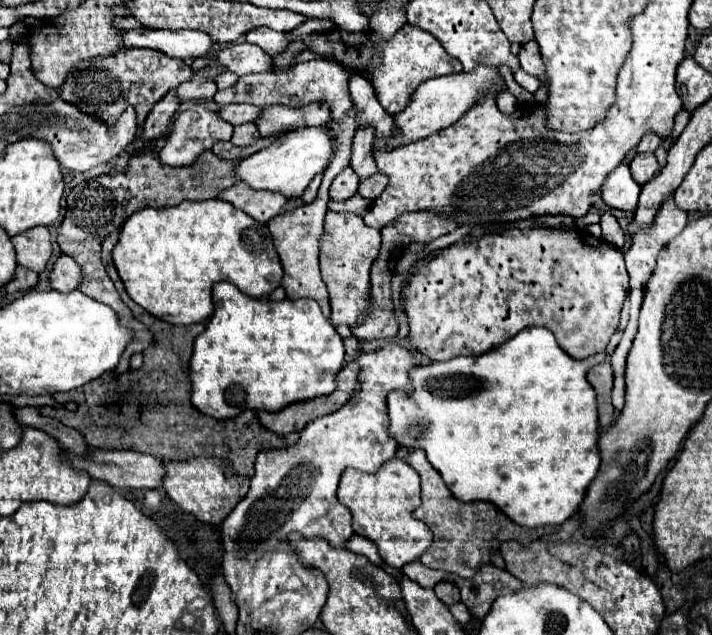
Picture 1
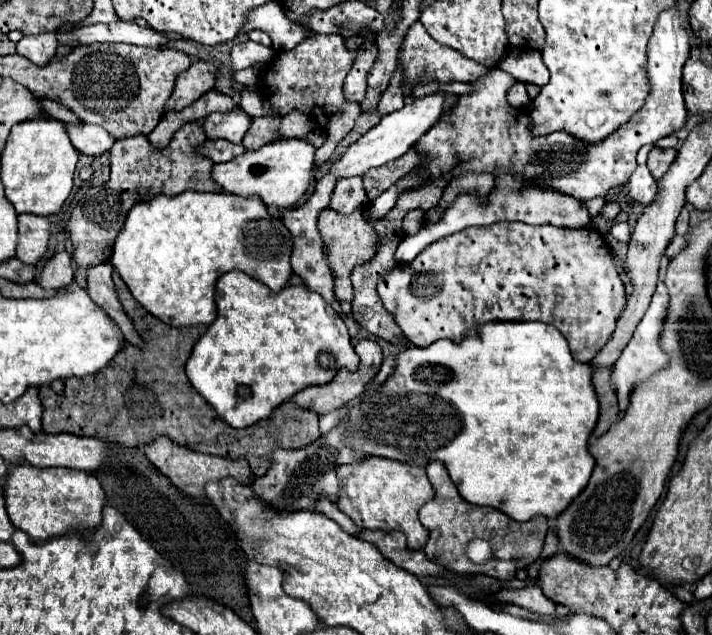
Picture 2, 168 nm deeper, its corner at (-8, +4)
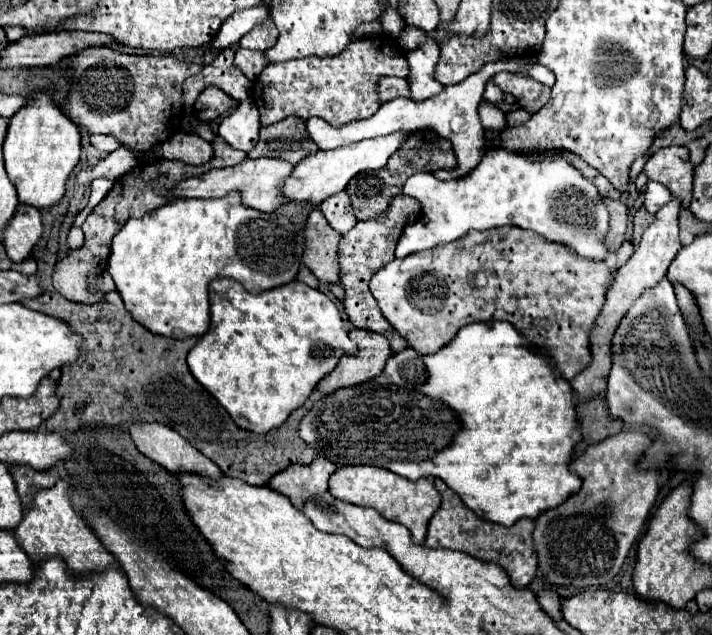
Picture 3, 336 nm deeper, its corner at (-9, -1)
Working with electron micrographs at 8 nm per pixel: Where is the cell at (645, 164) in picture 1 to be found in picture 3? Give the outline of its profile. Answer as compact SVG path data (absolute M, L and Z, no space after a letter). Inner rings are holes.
M668 146L658 150L646 162L644 172L650 180L656 180L662 186L666 186L674 196L680 196L682 207L689 209L692 200L694 166L688 158L688 148Z

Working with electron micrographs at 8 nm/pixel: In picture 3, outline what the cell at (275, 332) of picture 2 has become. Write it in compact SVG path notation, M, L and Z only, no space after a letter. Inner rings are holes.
M216 278L210 282L210 316L210 330L190 350L188 368L226 408L236 426L250 432L260 434L282 426L288 414L308 400L314 386L336 368L342 356L356 354L356 344L348 338L336 304L324 292L298 280L254 296L232 278Z

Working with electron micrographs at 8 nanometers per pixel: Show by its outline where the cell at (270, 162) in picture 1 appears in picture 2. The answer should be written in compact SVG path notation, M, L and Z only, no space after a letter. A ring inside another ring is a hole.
M283 139L269 143L261 149L247 151L233 161L219 163L211 171L211 179L231 195L241 195L241 197L251 197L257 195L265 205L287 209L293 207L299 197L307 191L311 177L313 177L313 167L315 163L315 147L309 141L303 139Z

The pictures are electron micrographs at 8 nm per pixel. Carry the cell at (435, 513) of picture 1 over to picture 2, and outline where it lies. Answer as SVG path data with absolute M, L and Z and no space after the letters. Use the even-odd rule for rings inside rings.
M431 461L427 465L427 477L435 489L435 499L425 503L419 511L419 519L421 519L423 527L429 531L429 541L425 545L427 557L437 557L437 563L441 563L457 573L489 575L499 581L513 579L517 569L531 565L539 557L539 553L543 551L543 539L549 529L545 517L537 515L525 523L517 523L513 519L509 519L507 515L499 515L497 509L491 509L491 507L487 509L487 507L479 507L479 505L471 505L471 503L463 501L463 497L459 495L457 487L453 485L451 477L447 475L445 467L439 461ZM473 539L483 539L491 545L493 557L483 565L471 563L465 553L469 541L473 541Z

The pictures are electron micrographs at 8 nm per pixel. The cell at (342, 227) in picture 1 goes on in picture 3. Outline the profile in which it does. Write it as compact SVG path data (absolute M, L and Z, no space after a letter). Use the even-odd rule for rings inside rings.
M314 208L314 212L308 216L306 228L306 250L304 250L304 264L314 272L314 276L324 284L336 284L340 282L340 264L338 264L338 242L342 238L340 232L336 232L324 214Z

